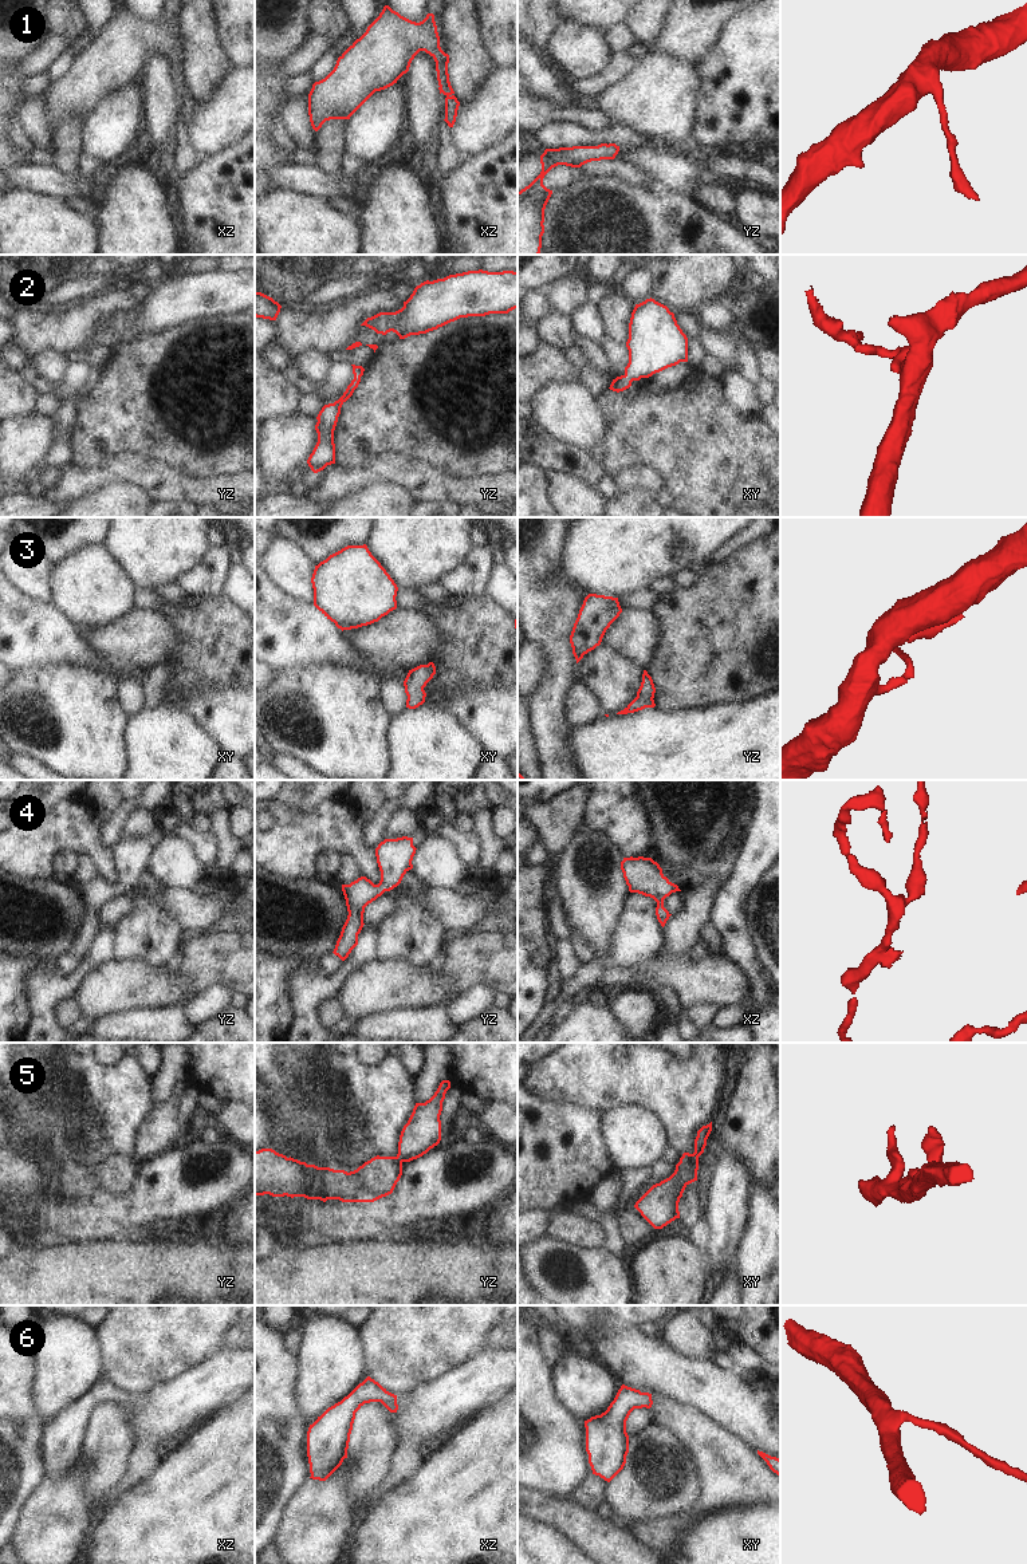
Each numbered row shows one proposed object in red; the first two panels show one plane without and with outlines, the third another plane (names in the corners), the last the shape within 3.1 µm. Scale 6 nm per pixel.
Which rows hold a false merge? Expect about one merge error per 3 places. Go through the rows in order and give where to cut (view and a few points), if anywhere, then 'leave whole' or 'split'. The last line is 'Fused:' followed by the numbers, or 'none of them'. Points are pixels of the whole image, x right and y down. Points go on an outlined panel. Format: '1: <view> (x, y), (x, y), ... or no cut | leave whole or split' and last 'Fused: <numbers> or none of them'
1: no cut | leave whole
2: no cut | leave whole
3: no cut | leave whole
4: no cut | leave whole
5: no cut | leave whole
6: no cut | leave whole
Fused: none of them

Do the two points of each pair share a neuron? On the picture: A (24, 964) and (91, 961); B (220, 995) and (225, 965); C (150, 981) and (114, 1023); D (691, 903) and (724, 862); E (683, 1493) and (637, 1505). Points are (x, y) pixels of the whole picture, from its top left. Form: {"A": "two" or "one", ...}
{"A": "two", "B": "two", "C": "two", "D": "one", "E": "one"}

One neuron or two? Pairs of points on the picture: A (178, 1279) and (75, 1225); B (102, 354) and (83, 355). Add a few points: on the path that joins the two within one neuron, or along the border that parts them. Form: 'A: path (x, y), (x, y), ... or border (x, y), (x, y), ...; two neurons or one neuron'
A: border (113, 1237), (74, 1243); two neurons
B: path (98, 355), (87, 355); one neuron

